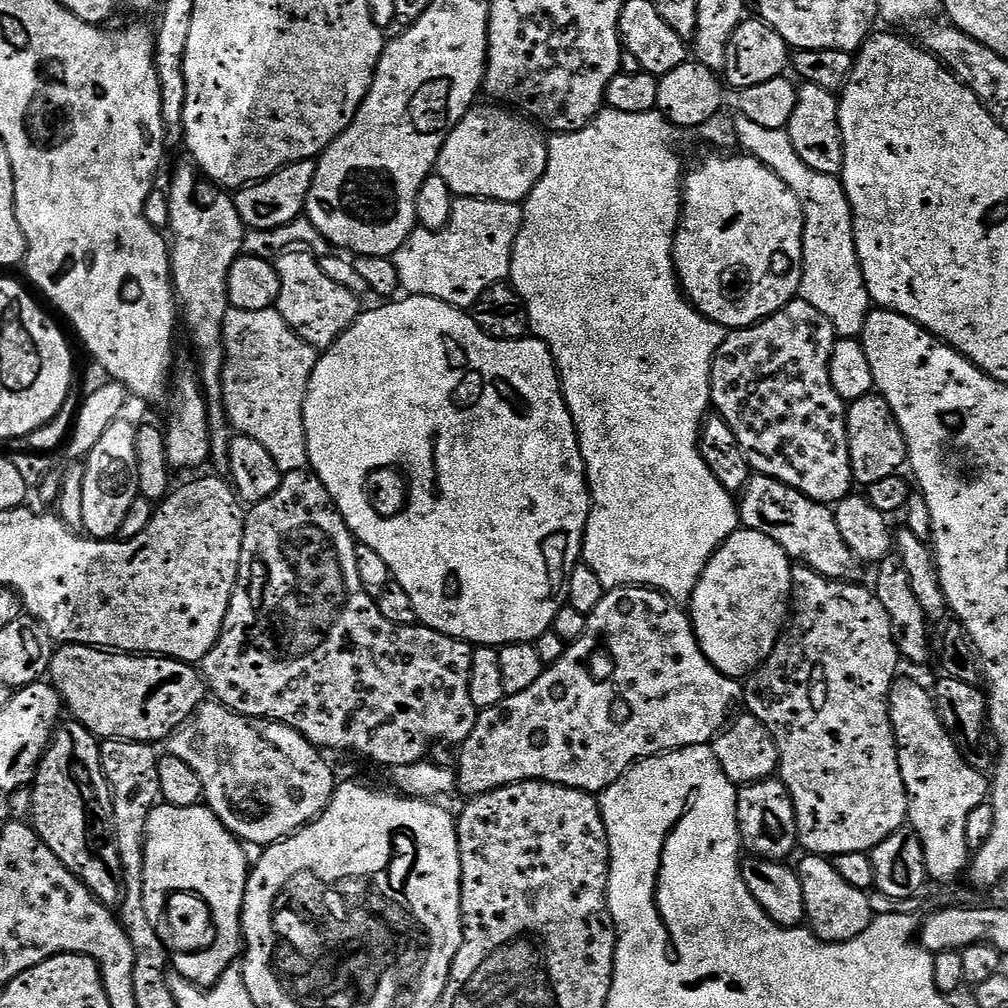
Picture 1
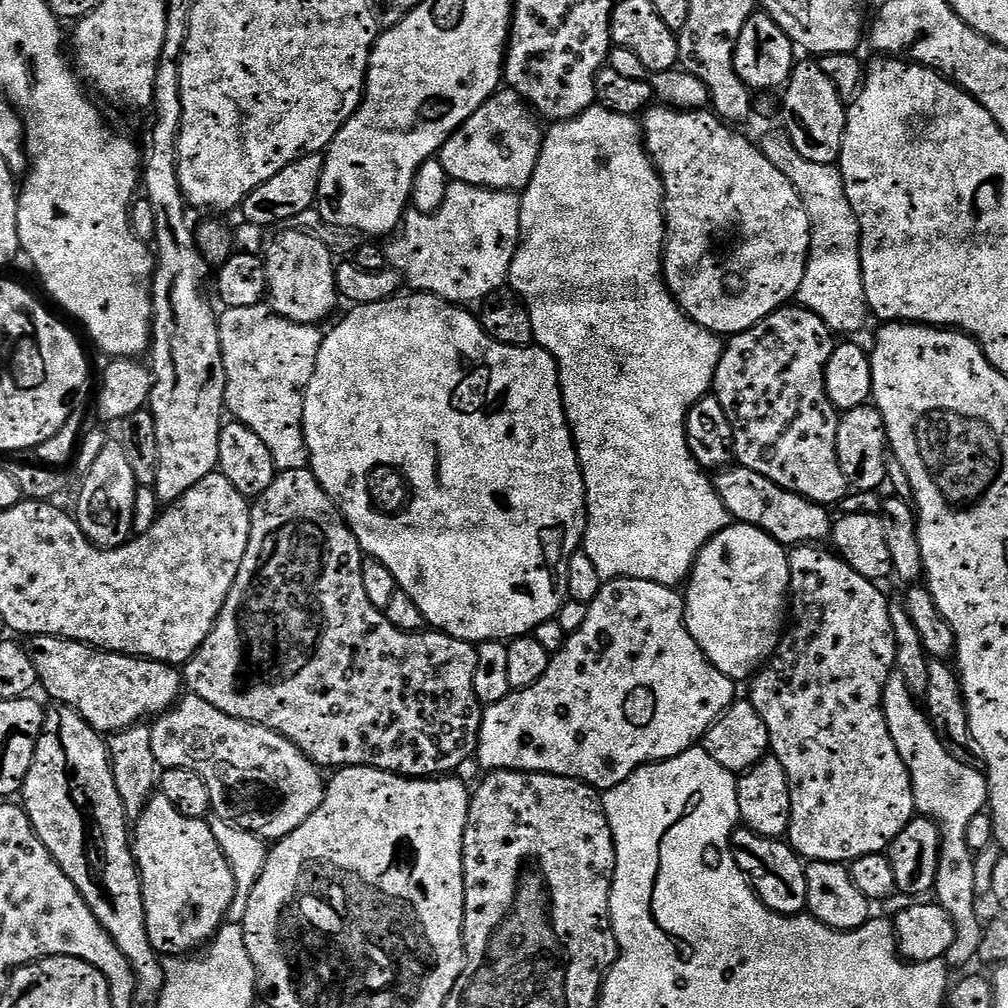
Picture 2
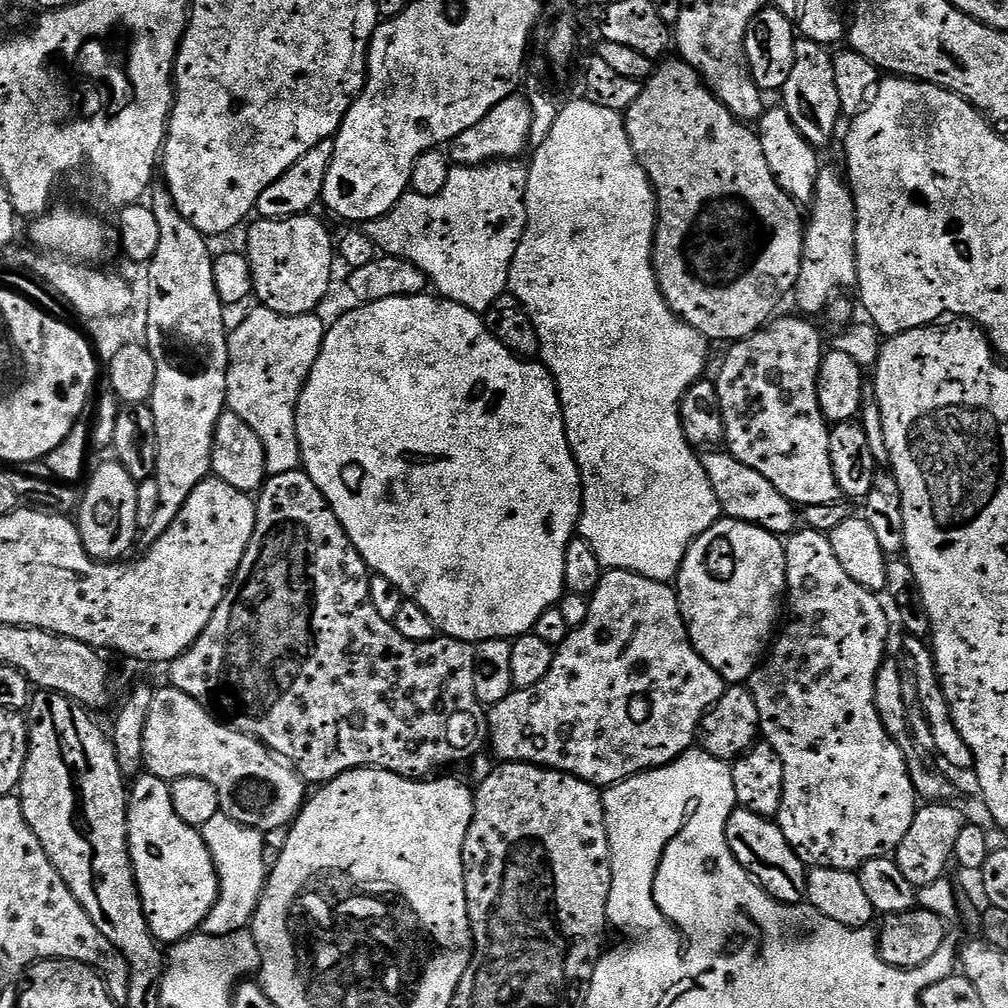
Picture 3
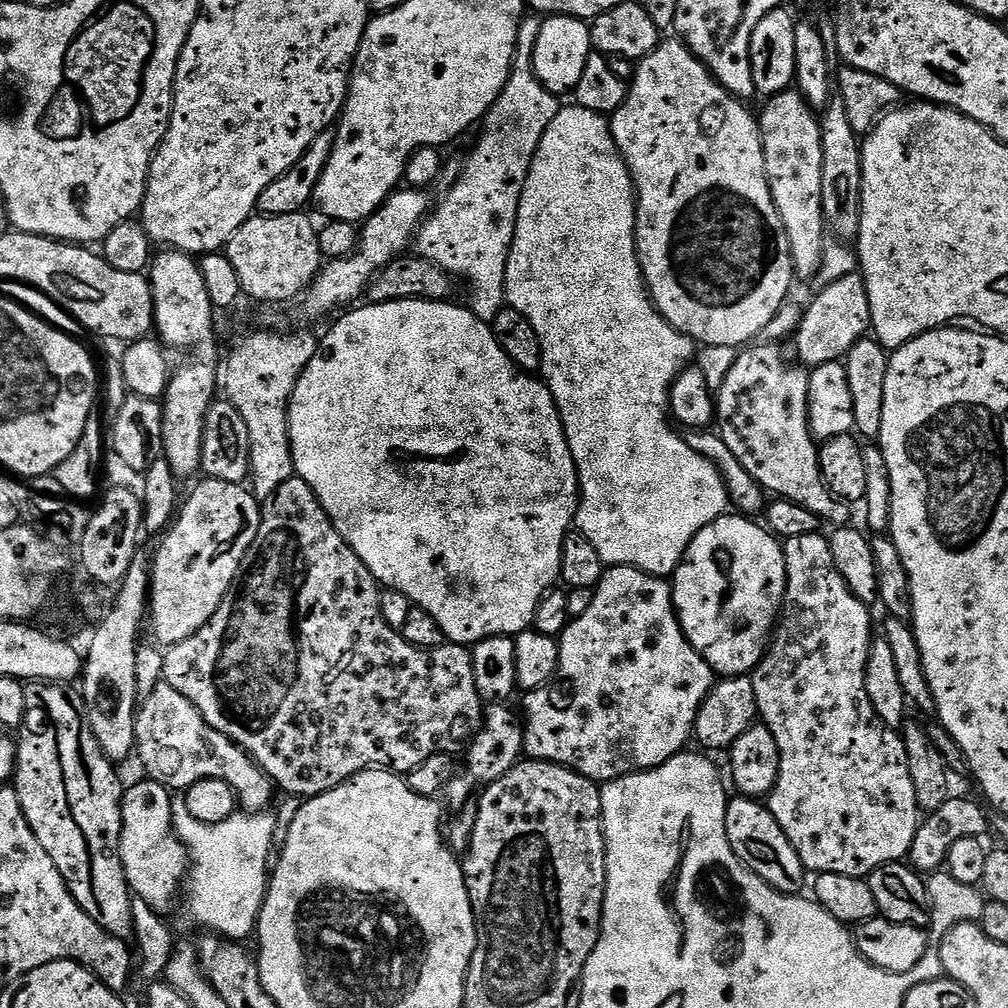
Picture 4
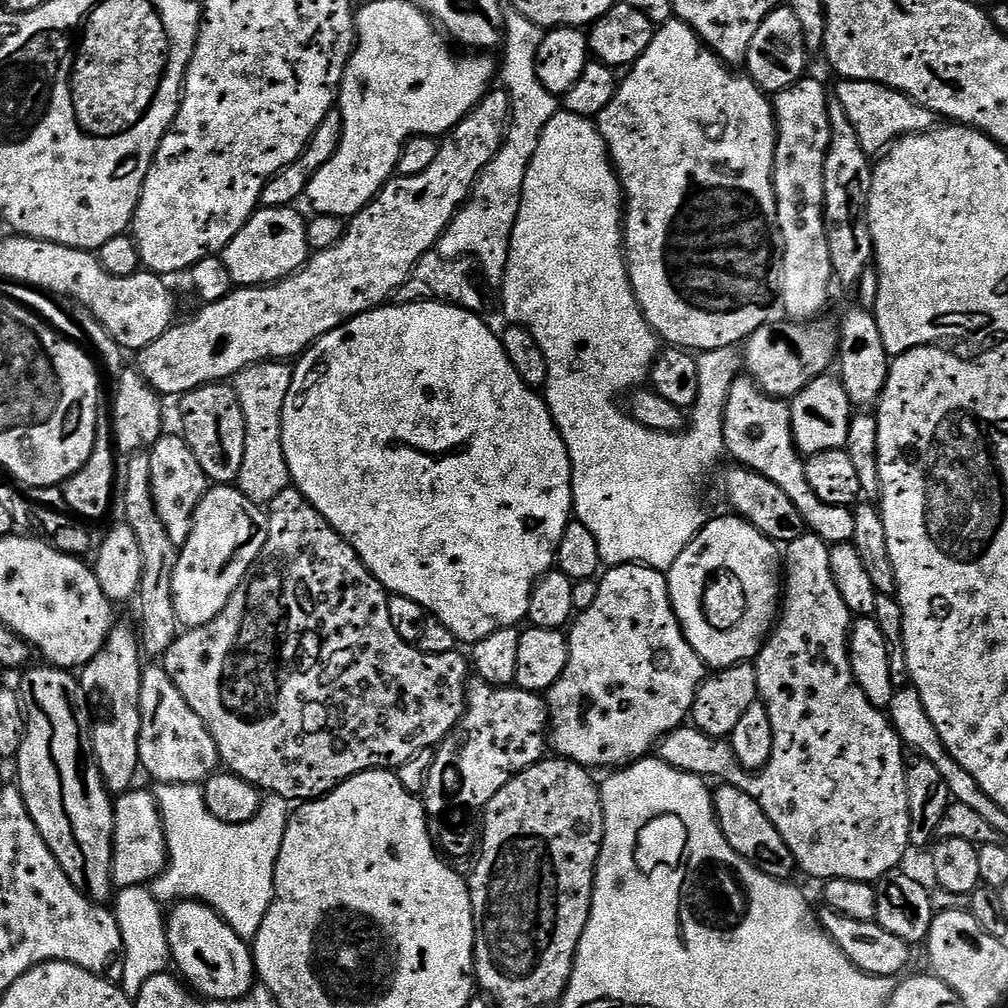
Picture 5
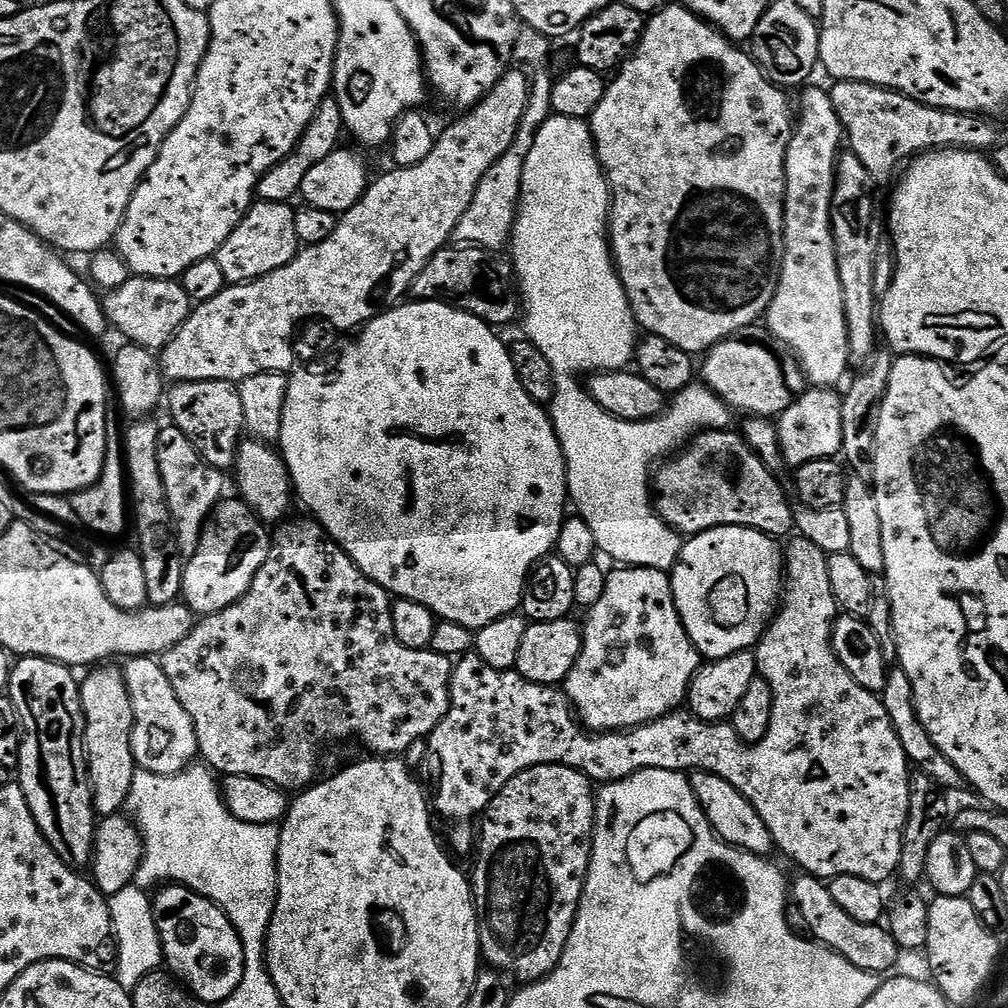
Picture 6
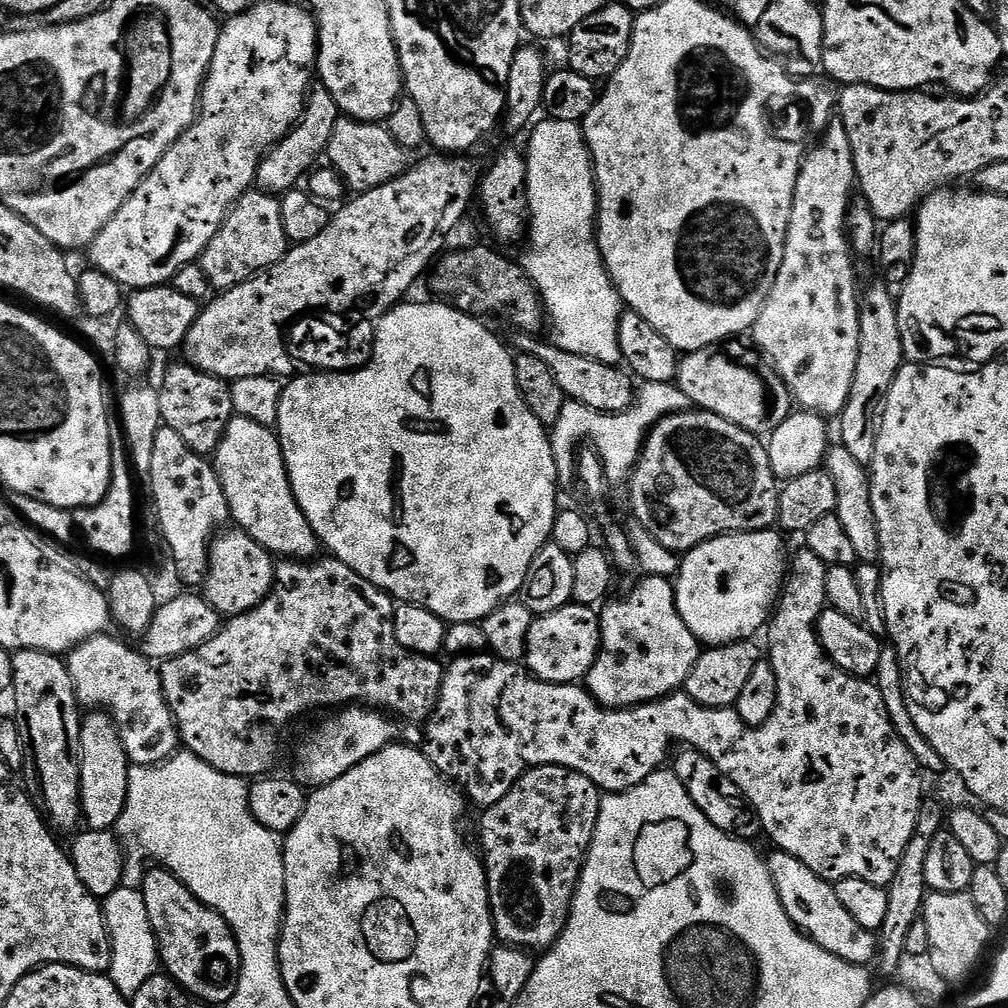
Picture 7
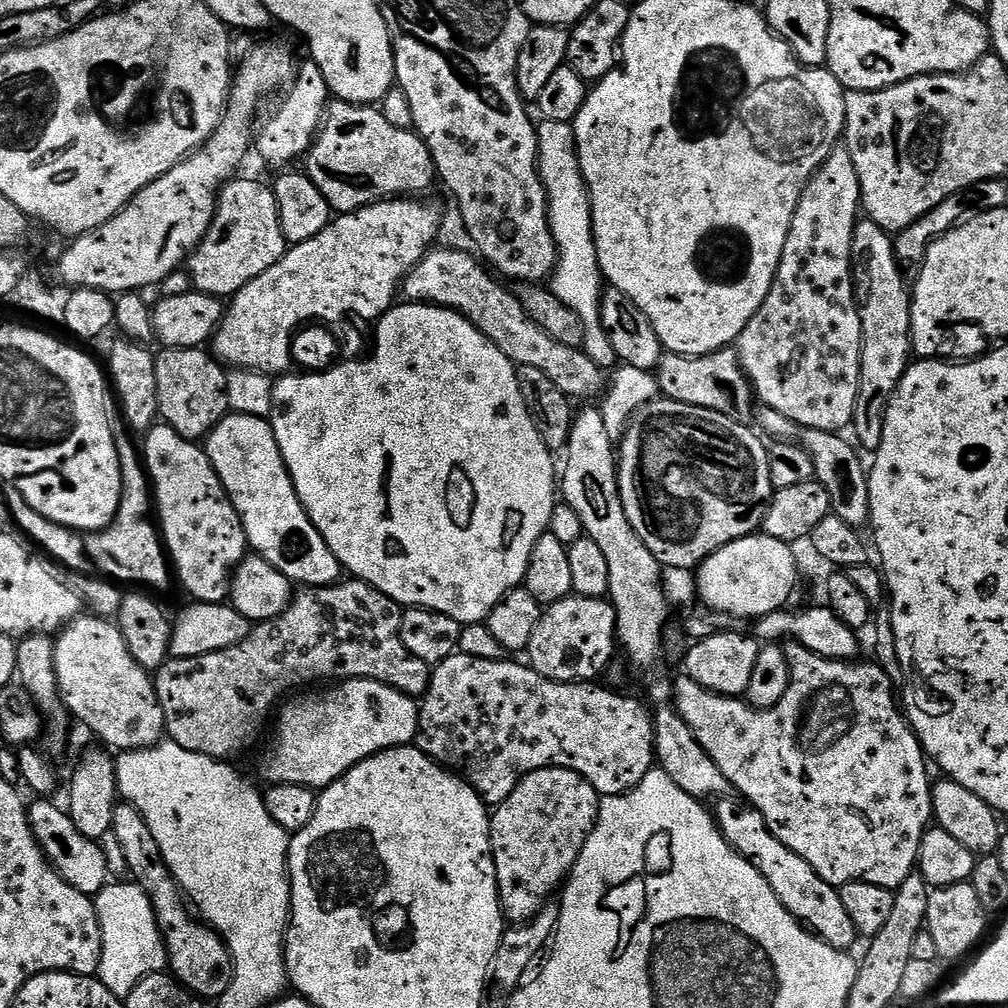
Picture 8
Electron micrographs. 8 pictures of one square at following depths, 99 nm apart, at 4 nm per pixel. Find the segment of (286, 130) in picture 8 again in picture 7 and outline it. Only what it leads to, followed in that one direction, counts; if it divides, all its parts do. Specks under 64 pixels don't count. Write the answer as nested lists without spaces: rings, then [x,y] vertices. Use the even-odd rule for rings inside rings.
[[[322,86],[313,87],[308,93],[304,114],[296,127],[261,160],[256,171],[255,187],[277,198],[297,187],[321,163],[319,160],[328,151],[330,138],[334,138],[334,126],[338,126],[341,115],[338,102],[334,102],[334,94],[330,94],[330,90]]]

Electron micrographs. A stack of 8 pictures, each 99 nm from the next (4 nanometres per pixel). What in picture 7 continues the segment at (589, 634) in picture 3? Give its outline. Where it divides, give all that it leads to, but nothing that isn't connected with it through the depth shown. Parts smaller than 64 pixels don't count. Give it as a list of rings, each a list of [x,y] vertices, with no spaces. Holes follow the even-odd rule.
[[[645,575],[644,580],[640,580],[625,596],[609,599],[607,603],[599,609],[600,613],[600,649],[596,661],[586,677],[586,687],[588,693],[595,698],[604,708],[634,708],[638,704],[648,704],[651,700],[662,700],[665,696],[672,695],[673,692],[681,691],[686,682],[686,678],[690,678],[690,670],[694,670],[694,662],[698,662],[702,651],[702,645],[696,639],[696,635],[690,630],[690,626],[686,626],[686,622],[682,622],[682,614],[678,614],[678,606],[676,605],[676,590],[673,581],[666,576],[650,576]]]

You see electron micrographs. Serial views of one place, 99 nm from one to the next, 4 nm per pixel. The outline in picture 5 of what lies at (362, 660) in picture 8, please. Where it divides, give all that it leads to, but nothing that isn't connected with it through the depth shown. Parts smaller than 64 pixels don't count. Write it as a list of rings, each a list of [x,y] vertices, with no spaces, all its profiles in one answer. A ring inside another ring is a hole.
[[[289,486],[286,490],[282,490],[282,494],[278,494],[278,498],[274,498],[271,504],[267,505],[266,511],[268,514],[268,537],[266,538],[266,546],[260,553],[260,557],[250,566],[250,570],[246,574],[246,578],[243,582],[238,586],[238,590],[234,590],[230,602],[226,602],[222,614],[218,614],[218,618],[206,622],[201,628],[190,628],[181,631],[179,635],[177,635],[176,641],[164,651],[162,666],[166,670],[170,682],[178,690],[178,694],[182,694],[182,698],[186,698],[190,710],[194,710],[194,714],[198,714],[198,718],[202,718],[206,730],[211,734],[216,743],[216,749],[220,755],[220,764],[223,765],[227,771],[232,772],[236,776],[241,776],[246,782],[250,782],[254,787],[260,789],[261,793],[280,796],[282,799],[289,802],[307,802],[316,799],[318,796],[324,796],[327,792],[333,792],[343,780],[348,780],[351,776],[357,776],[363,772],[375,772],[377,770],[400,770],[403,764],[410,763],[419,752],[424,752],[427,748],[428,751],[435,749],[436,745],[443,742],[443,740],[458,726],[458,722],[464,713],[466,698],[468,697],[470,660],[465,653],[463,656],[463,651],[460,650],[451,652],[450,654],[426,654],[423,650],[416,647],[415,644],[407,644],[398,634],[398,630],[394,630],[394,622],[390,622],[390,606],[388,605],[390,593],[388,589],[380,585],[378,578],[374,578],[374,574],[360,560],[360,556],[354,551],[352,544],[346,542],[342,538],[342,534],[338,534],[338,530],[334,530],[334,526],[330,526],[330,522],[326,522],[326,518],[322,518],[322,514],[318,514],[316,507],[313,506],[296,487]]]

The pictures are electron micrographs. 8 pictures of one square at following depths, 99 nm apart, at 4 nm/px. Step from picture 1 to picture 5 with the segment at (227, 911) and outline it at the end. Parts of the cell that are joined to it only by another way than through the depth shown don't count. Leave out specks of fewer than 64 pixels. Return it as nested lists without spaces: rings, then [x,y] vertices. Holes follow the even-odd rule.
[[[151,791],[121,792],[114,800],[114,834],[112,835],[112,882],[117,889],[139,888],[152,883],[168,863],[159,802]]]

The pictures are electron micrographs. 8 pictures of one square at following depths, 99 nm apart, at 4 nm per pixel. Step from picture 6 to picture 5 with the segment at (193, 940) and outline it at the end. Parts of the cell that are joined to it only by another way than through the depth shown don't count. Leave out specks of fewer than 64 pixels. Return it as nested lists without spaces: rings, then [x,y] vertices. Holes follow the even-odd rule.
[[[183,899],[171,905],[166,916],[166,927],[171,963],[174,968],[176,964],[175,971],[183,977],[193,993],[211,1002],[241,1000],[252,991],[258,977],[251,947],[214,909],[196,899]]]

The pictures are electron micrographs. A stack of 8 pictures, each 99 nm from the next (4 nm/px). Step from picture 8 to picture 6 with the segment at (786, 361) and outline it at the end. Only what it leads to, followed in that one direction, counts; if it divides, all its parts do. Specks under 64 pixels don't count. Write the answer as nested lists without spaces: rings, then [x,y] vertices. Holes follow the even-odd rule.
[[[805,87],[799,93],[798,119],[786,150],[784,261],[780,264],[776,293],[766,313],[766,327],[799,360],[809,385],[835,389],[836,383],[850,372],[846,310],[842,306],[842,282],[838,279],[832,233],[836,162],[846,137],[838,110],[834,110],[831,91],[827,87],[812,87]]]

